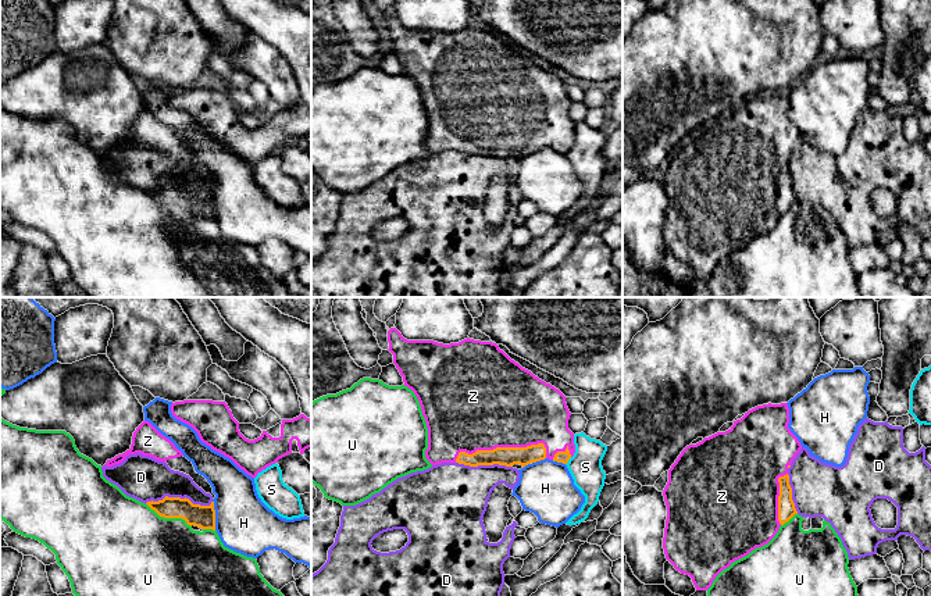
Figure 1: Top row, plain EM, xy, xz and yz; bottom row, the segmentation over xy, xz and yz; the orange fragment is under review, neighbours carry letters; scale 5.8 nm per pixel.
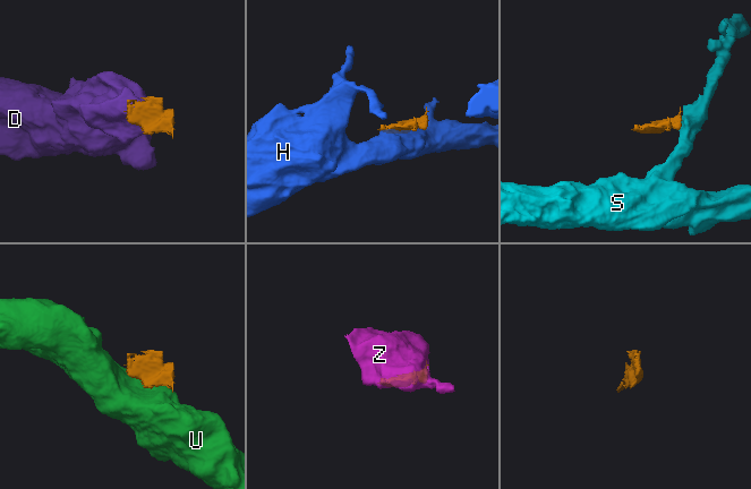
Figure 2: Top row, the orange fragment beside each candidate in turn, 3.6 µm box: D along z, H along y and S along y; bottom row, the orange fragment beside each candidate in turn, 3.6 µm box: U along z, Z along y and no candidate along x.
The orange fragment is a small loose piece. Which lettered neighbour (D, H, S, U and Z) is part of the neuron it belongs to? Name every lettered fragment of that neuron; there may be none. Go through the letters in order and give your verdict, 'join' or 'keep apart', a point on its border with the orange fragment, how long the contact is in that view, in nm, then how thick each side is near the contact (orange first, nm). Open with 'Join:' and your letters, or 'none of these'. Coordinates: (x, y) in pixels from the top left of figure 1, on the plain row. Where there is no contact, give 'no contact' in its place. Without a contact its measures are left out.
Join: Z
D: keep apart; meets orange in xy at (178, 186); contact 400 nm long; 130 nm thick on the orange side, 260 nm on the other
H: keep apart; meets orange in xy at (214, 204); contact 180 nm long; 130 nm thick on the orange side, 320 nm on the other
S: keep apart; meets orange in xz at (567, 150); contact 60 nm long; 70 nm thick on the orange side, 190 nm on the other
U: keep apart; meets orange in xy at (168, 206); contact 300 nm long; 130 nm thick on the orange side, 480 nm on the other
Z: join; meets orange in xz at (498, 136); contact 550 nm long; 110 nm thick on the orange side, 500 nm on the other

